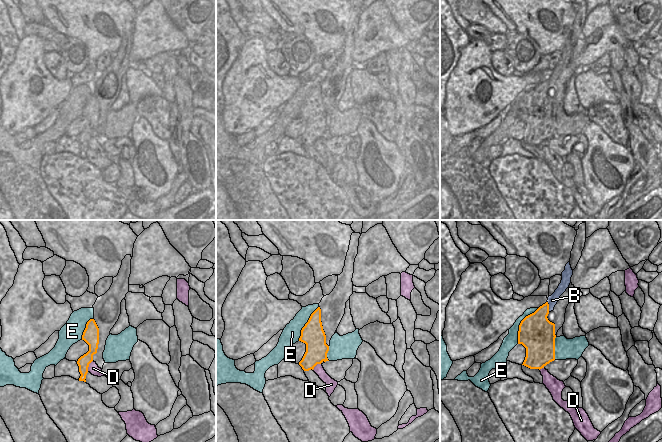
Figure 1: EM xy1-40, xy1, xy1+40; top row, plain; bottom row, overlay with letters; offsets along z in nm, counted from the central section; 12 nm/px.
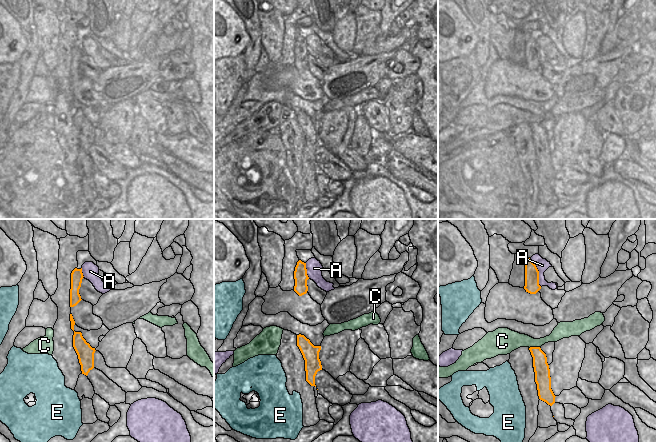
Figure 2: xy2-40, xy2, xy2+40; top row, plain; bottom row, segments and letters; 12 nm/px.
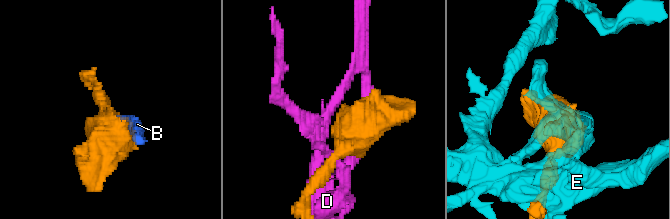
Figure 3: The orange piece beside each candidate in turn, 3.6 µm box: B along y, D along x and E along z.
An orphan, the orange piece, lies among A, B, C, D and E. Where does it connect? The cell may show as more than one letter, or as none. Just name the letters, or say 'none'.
B

